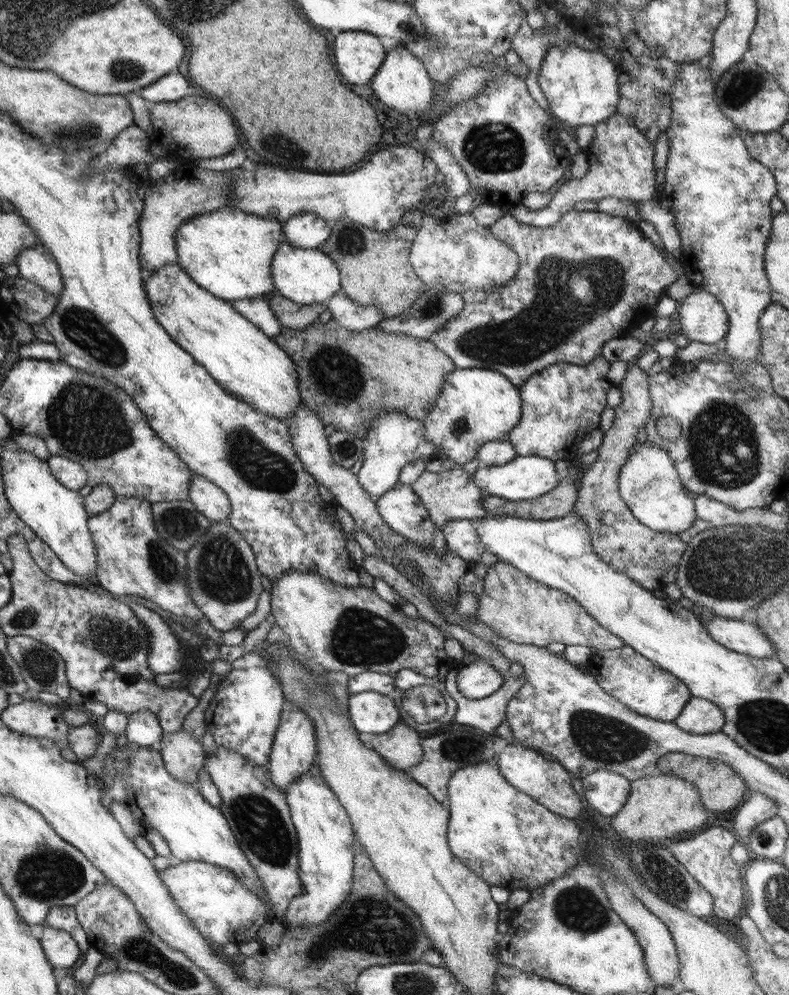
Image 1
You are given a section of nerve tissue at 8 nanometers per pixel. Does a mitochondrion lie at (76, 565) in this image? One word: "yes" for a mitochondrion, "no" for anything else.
no

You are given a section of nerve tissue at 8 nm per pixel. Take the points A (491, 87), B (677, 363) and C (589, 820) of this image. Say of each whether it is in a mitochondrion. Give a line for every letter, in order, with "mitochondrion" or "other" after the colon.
A: other
B: other
C: other

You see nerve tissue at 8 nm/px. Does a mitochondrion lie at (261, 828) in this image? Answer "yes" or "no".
yes

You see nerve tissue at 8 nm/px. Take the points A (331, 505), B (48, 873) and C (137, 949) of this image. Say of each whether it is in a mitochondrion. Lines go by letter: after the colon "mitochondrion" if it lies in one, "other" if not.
A: other
B: mitochondrion
C: mitochondrion

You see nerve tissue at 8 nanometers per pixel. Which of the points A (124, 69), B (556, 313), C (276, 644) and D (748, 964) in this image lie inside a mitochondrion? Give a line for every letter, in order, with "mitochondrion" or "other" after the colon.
A: mitochondrion
B: mitochondrion
C: other
D: other

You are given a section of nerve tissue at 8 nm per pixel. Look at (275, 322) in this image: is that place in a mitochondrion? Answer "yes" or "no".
no

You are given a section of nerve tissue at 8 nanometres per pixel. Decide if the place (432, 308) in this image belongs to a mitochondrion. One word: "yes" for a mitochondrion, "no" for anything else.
yes

